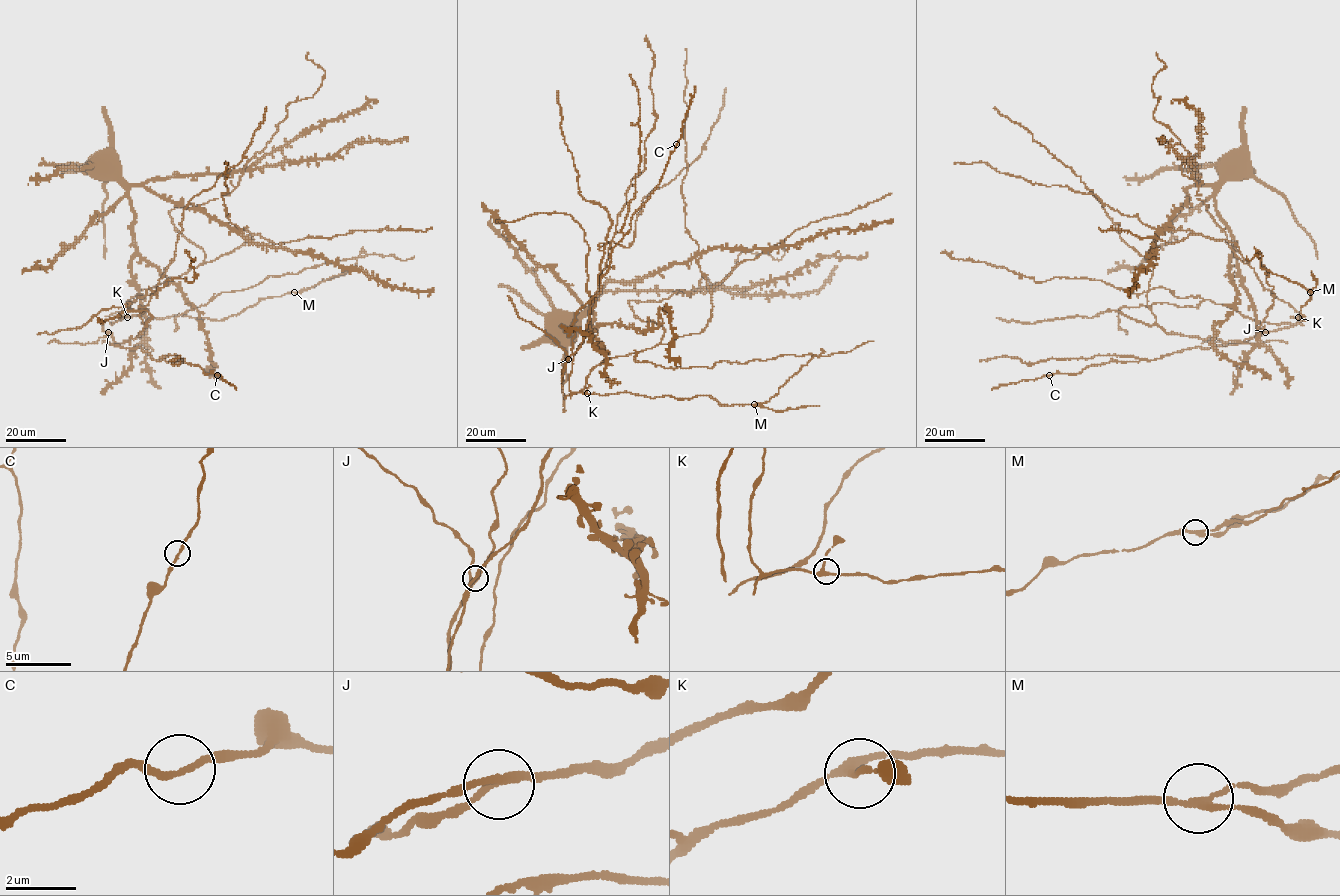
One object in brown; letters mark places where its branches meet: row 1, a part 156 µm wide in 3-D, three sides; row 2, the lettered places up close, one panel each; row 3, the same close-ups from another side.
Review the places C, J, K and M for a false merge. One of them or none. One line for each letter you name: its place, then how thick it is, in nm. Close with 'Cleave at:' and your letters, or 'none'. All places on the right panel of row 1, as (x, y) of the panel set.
M: Place: (1310, 292). Thickness 180 nm
Cleave at: M

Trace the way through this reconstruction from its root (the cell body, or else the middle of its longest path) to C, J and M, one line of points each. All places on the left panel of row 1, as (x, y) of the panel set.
C: (90, 167), (251, 234), (141, 289), (102, 325), (113, 345), (217, 375)
J: (90, 167), (252, 238), (141, 289), (105, 316), (108, 332)
M: (90, 167), (251, 234), (230, 252), (141, 289), (127, 302), (126, 316), (224, 320), (262, 299), (294, 292)

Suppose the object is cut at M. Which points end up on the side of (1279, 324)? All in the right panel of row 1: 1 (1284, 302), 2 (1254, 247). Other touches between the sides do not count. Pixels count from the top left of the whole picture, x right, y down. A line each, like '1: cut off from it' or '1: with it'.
1: with it
2: cut off from it

